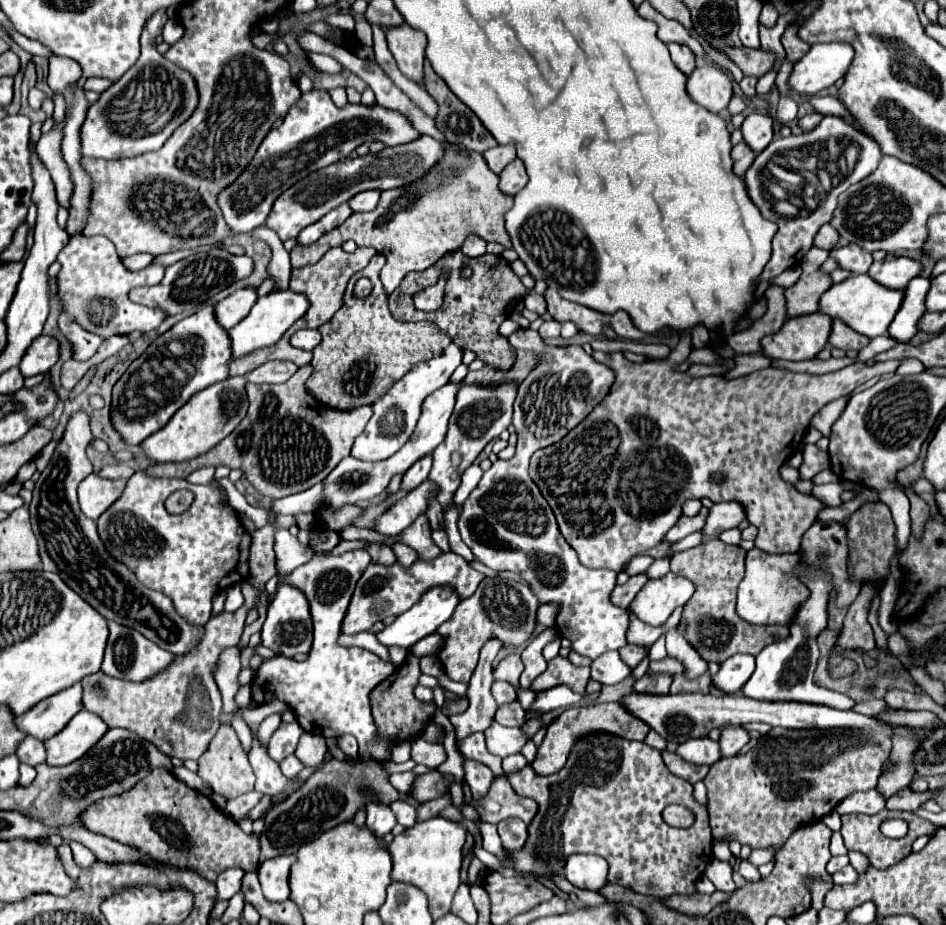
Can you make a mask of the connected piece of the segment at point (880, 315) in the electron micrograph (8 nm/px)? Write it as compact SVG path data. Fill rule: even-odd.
M859 274L859 276L849 276L841 284L833 284L821 296L819 312L831 318L843 320L849 328L853 328L855 332L861 332L867 338L875 338L887 332L893 316L897 314L897 308L901 306L901 296L903 296L903 290L883 288L875 280L871 280L867 274Z

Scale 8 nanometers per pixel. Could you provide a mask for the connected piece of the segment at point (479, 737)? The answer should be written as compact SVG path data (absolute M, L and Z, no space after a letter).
M473 732L467 738L457 740L457 750L461 752L461 756L477 760L477 762L483 762L485 766L489 766L495 776L505 776L505 770L501 766L501 758L487 752L485 734L483 732Z

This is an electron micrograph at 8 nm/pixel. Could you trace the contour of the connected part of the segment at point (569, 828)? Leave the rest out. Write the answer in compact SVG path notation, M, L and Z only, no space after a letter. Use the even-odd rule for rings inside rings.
M591 704L581 708L567 708L557 720L553 720L553 724L549 724L547 736L543 744L537 748L535 762L527 764L517 772L507 774L507 780L511 782L515 792L519 792L521 796L531 796L539 804L539 812L533 818L533 824L529 826L529 840L525 848L519 852L513 852L515 868L519 872L533 872L533 874L551 878L553 874L563 872L563 866L569 854L573 852L597 854L609 862L611 884L621 884L639 894L657 896L657 898L695 892L695 882L701 878L705 866L713 858L713 834L709 826L707 808L699 806L693 800L691 796L693 786L687 780L667 770L661 758L661 752L647 746L645 742L631 742L631 740L645 740L649 730L651 728L643 720L637 720L637 716L633 716L623 704ZM669 804L683 804L685 808L689 808L695 814L693 826L689 828L669 826L661 816L663 808Z

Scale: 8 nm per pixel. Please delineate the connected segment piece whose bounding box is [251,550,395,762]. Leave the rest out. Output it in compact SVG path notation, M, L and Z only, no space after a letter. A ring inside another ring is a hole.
M351 550L339 556L315 552L309 562L297 566L285 576L283 582L301 590L311 604L315 636L313 648L305 662L285 662L283 656L263 658L261 666L257 668L257 676L251 682L251 700L255 706L281 700L293 710L297 722L301 724L301 728L305 728L305 732L321 730L313 734L323 738L339 738L343 734L351 734L359 742L361 760L387 762L395 744L377 730L371 714L369 692L381 680L391 676L395 666L365 648L337 646L341 620L345 616L345 608L353 594L355 582L361 578L363 570L369 564L371 558L367 550Z

